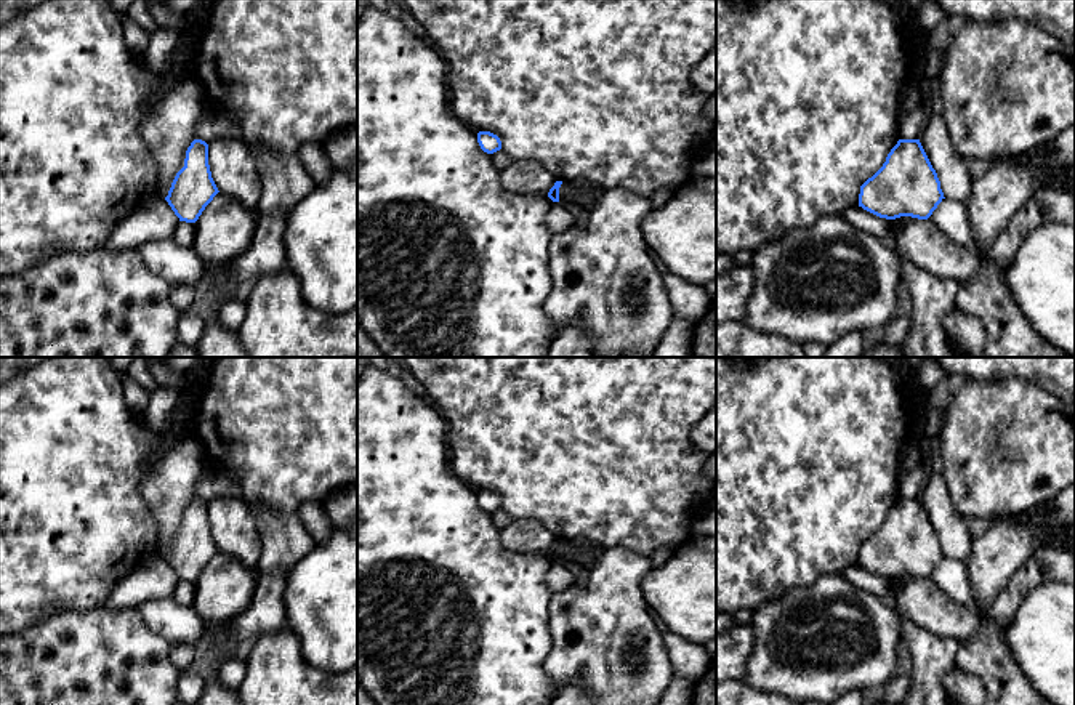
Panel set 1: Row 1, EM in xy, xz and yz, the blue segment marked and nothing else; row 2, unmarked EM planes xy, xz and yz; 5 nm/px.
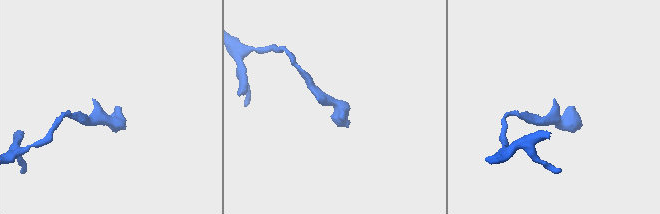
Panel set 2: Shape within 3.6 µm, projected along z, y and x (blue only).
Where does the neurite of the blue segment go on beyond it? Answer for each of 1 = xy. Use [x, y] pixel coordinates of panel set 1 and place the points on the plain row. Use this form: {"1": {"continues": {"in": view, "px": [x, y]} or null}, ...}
{"1": {"continues": null}}

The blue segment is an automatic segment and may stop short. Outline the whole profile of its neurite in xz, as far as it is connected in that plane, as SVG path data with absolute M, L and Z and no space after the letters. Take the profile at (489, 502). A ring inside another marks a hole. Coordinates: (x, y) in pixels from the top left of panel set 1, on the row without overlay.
M479 490L477 502L479 502L481 508L487 513L493 513L501 508L500 497L490 490Z

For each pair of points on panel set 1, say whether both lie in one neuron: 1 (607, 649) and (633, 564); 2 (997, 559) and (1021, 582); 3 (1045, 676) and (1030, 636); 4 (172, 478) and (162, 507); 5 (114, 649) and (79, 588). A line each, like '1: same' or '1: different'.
1: same
2: different
3: same
4: same
5: different

